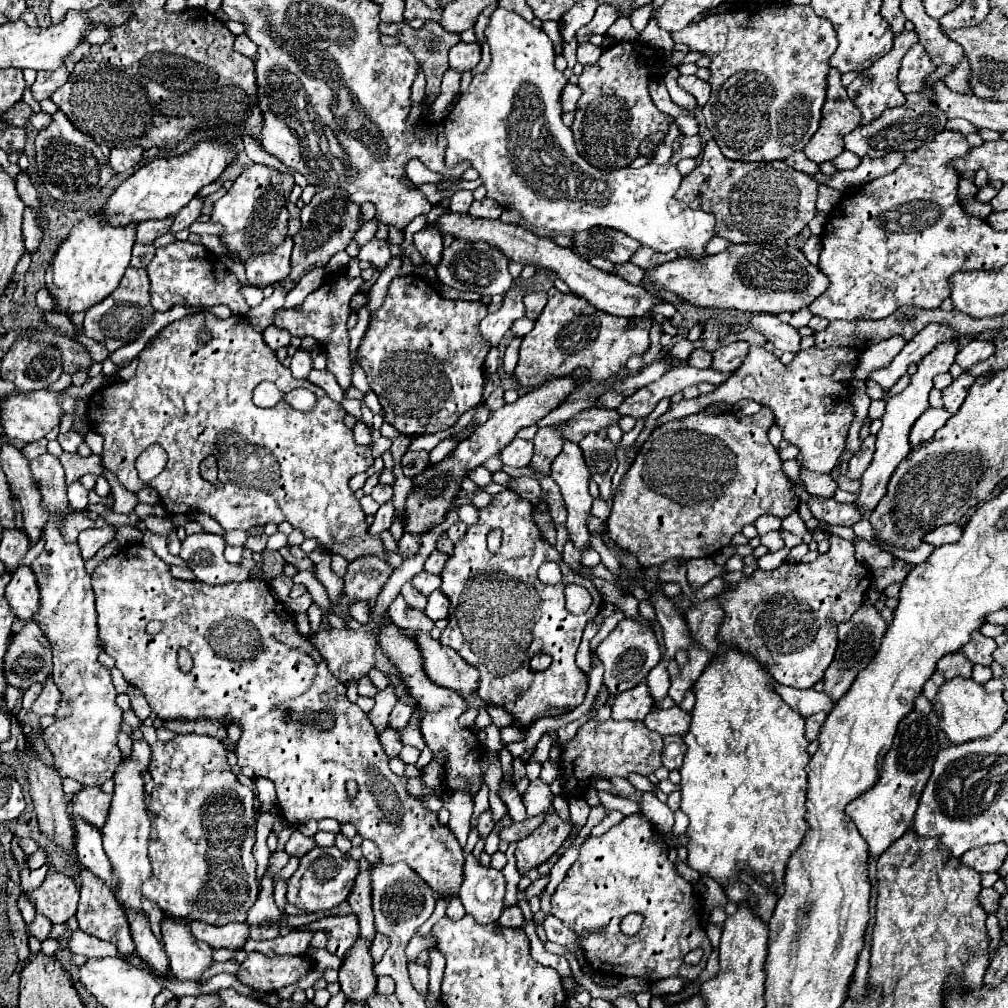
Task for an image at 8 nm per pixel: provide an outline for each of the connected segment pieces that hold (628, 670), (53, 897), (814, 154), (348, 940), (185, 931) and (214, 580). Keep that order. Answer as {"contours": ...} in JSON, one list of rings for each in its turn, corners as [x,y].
{"contours":[[[[624,618],[610,632],[610,636],[596,648],[596,654],[604,666],[604,684],[614,696],[638,686],[648,676],[648,672],[660,662],[660,648],[654,632],[646,624],[640,624],[630,618]]],[[[60,872],[48,874],[44,884],[28,894],[36,902],[36,912],[44,914],[52,924],[64,924],[76,914],[80,892],[76,882]]],[[[828,72],[828,96],[822,108],[818,132],[810,138],[804,154],[812,162],[828,162],[844,150],[844,136],[858,126],[858,108],[850,102],[846,88],[840,84],[840,72]]],[[[354,914],[348,916],[324,916],[316,922],[310,922],[306,926],[298,926],[292,930],[312,930],[312,932],[326,932],[328,944],[326,950],[338,958],[344,958],[344,954],[354,946],[358,938],[358,918]]],[[[170,916],[160,920],[160,932],[174,976],[178,980],[200,982],[202,972],[212,964],[212,948],[206,942],[196,940],[184,922],[172,920]]],[[[192,534],[186,536],[180,548],[180,558],[194,572],[196,580],[206,584],[226,584],[242,582],[250,576],[240,564],[230,564],[224,560],[224,540],[216,534]]]]}

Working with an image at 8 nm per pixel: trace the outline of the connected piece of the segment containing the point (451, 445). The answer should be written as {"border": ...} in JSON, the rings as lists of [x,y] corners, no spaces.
{"border":[[[446,438],[442,440],[430,453],[429,453],[429,463],[427,467],[441,462],[446,456],[448,456],[454,448],[457,446],[458,442],[451,438]]]}

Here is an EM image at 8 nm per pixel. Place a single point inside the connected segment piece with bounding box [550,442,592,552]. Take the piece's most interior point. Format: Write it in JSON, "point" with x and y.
{"point":[569,471]}

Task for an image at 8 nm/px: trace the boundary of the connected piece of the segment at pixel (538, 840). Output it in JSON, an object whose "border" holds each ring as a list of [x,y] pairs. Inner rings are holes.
{"border":[[[548,808],[544,814],[546,814],[546,820],[526,838],[516,842],[514,856],[516,856],[516,868],[520,874],[548,862],[572,830],[572,824],[564,822],[554,808]]]}

